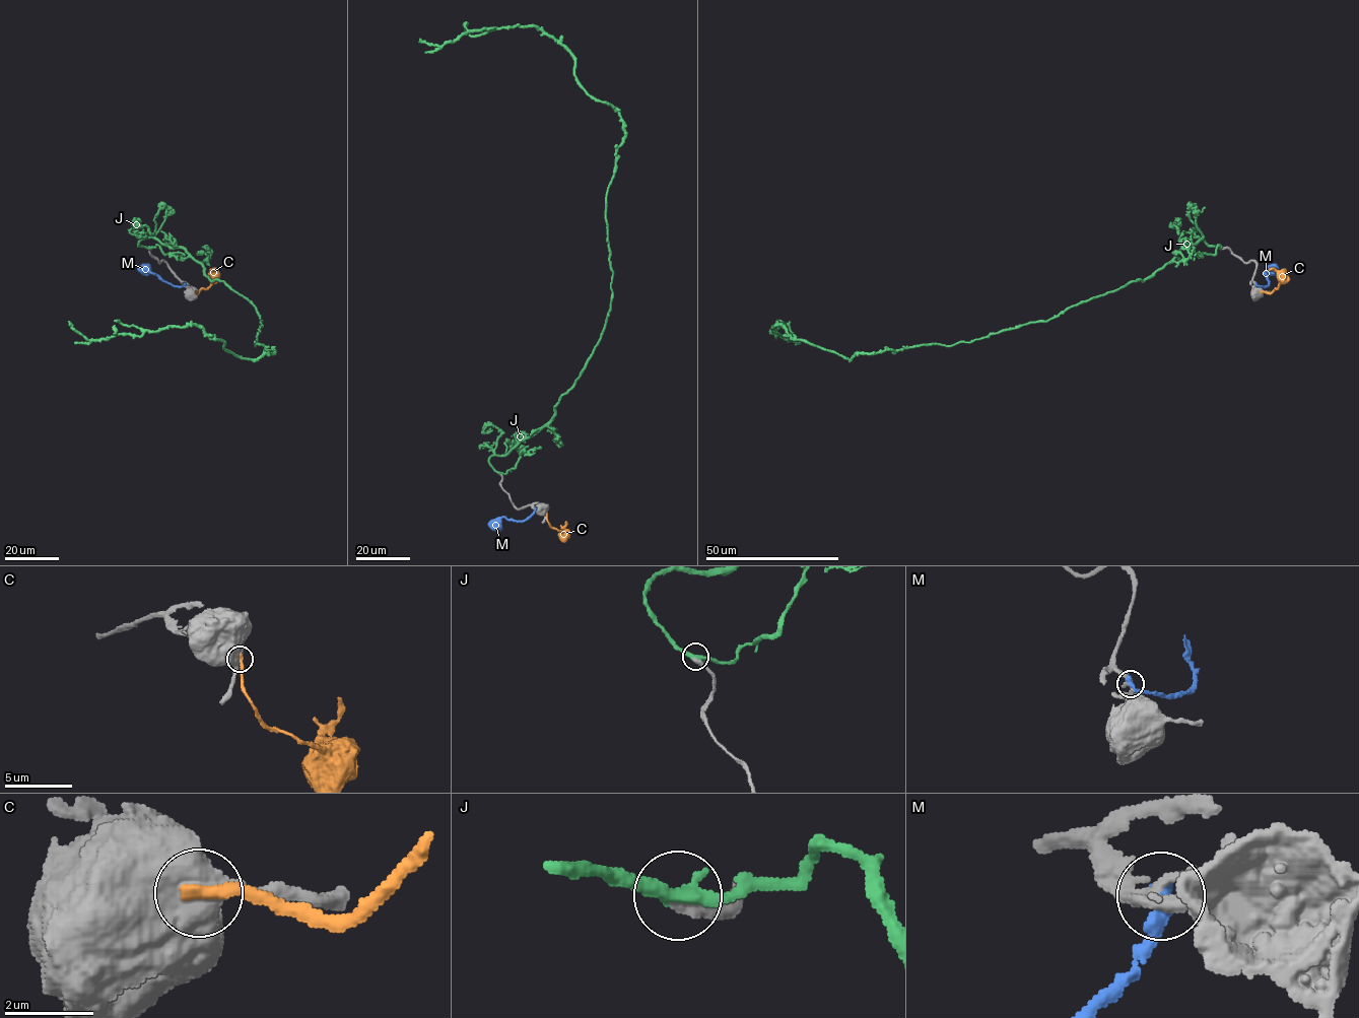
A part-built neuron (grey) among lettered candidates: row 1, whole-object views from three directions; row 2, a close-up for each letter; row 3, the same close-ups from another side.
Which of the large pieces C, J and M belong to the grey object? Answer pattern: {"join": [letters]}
{"join": ["J"]}

